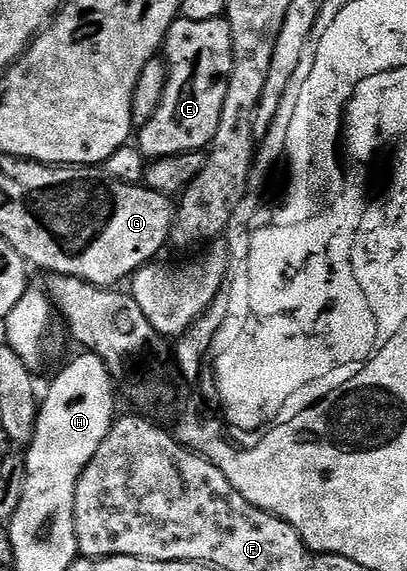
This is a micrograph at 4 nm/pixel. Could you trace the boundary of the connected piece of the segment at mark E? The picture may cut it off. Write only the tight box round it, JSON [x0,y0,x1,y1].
[137,17,233,160]

